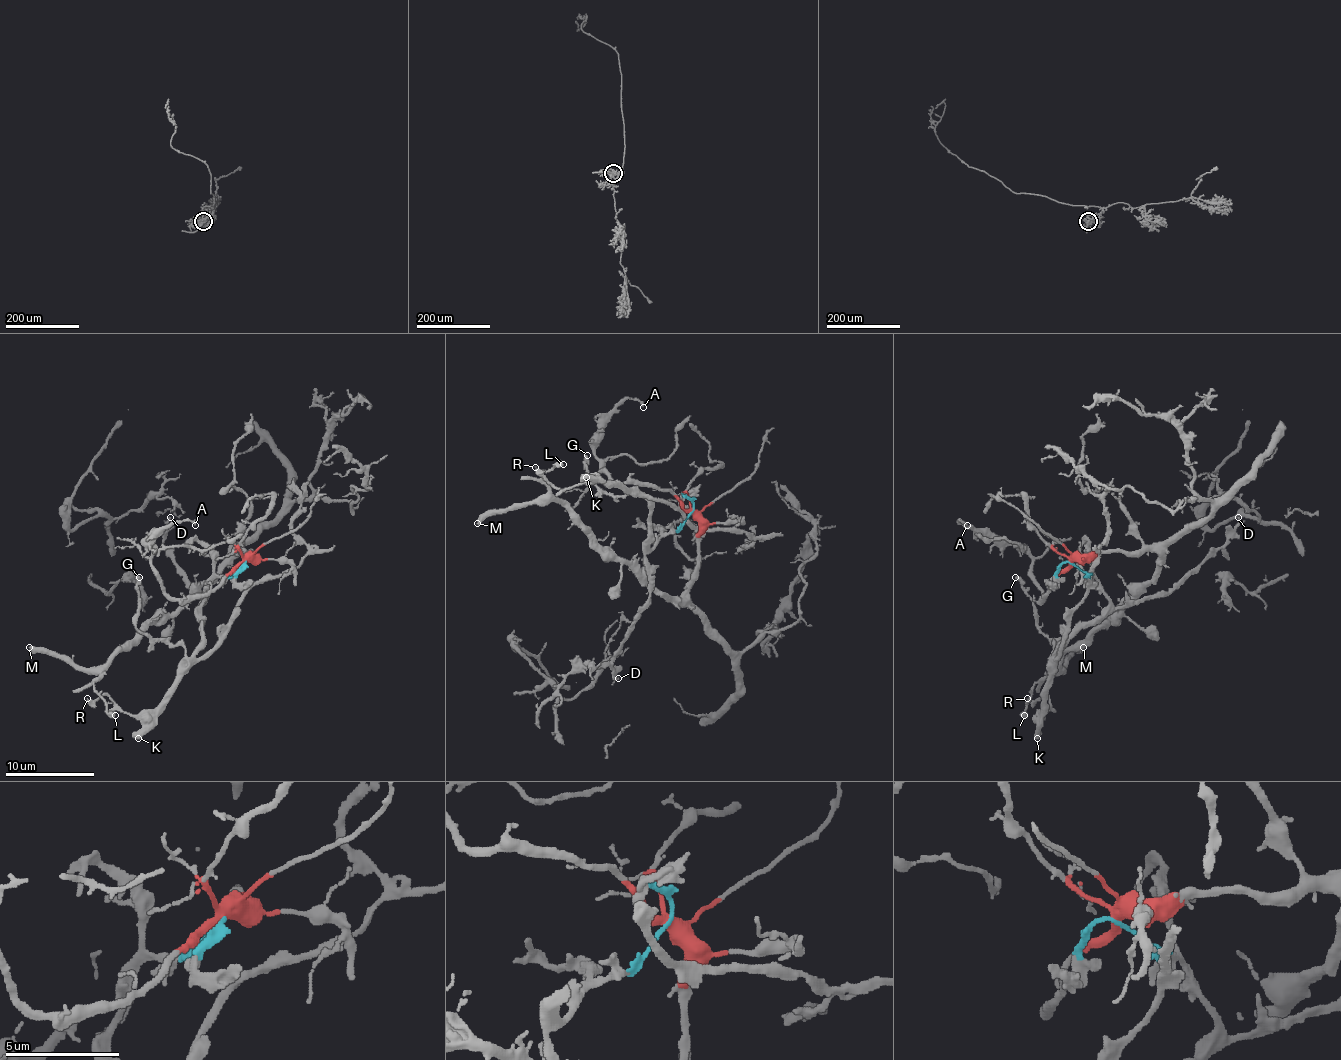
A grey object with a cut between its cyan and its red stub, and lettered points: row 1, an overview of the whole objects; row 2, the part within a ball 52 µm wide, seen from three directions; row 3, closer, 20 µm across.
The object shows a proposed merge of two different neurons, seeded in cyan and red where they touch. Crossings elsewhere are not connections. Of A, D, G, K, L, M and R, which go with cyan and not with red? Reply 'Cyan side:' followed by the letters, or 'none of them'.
Cyan side: D, G, K, R

